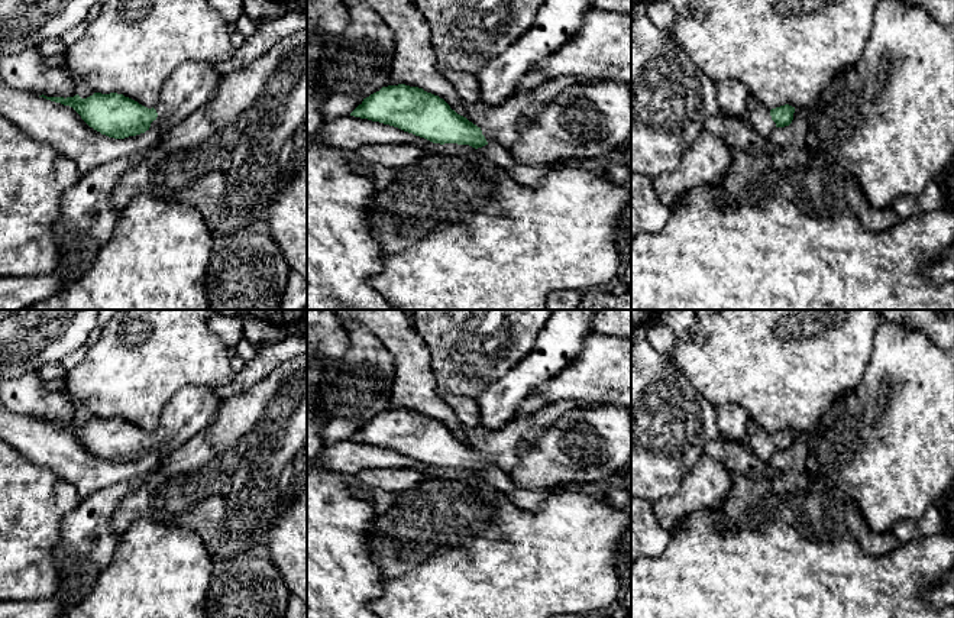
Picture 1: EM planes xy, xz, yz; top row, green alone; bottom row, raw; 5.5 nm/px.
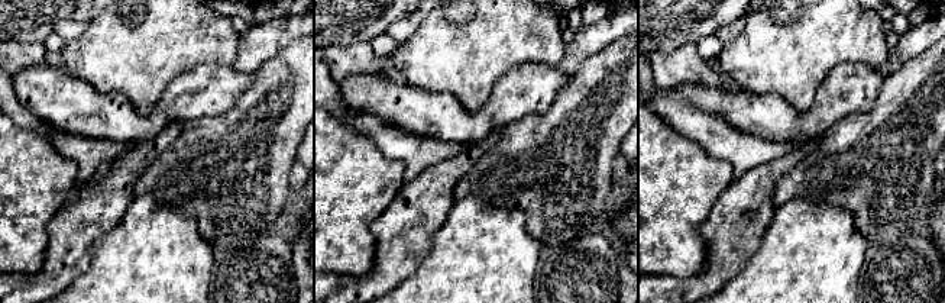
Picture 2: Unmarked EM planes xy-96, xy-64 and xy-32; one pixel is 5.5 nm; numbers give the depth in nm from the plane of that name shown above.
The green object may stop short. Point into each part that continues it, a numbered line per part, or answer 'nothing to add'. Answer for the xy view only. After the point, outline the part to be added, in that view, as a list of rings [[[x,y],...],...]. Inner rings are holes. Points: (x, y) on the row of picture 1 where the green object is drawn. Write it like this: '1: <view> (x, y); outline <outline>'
1: xy (190, 87); outline [[[184,62],[165,81],[159,100],[153,107],[158,117],[151,123],[149,129],[162,135],[207,106],[221,78],[223,74],[213,64]]]

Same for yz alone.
1: yz (759, 115); outline [[[748,96],[748,119],[757,133],[766,139],[769,139],[772,132],[776,129],[776,123],[770,116],[770,109],[753,96]]]

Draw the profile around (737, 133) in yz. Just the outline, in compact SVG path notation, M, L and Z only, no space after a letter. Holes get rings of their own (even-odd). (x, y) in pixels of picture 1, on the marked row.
M718 111L708 120L705 130L719 137L733 153L764 153L773 148L769 139L757 133L748 117L737 119Z

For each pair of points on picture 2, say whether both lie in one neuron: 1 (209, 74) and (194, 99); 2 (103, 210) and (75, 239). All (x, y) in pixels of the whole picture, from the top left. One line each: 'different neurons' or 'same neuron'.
1: same neuron
2: same neuron

